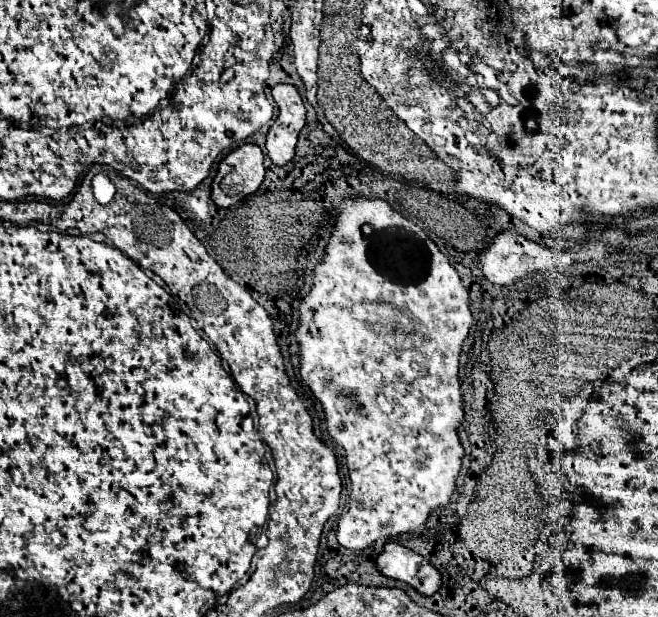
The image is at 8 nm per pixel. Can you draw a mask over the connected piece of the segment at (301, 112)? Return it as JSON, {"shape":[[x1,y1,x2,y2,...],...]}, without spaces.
{"shape":[[277,83,271,87,271,95,279,107,279,117,269,127,267,153,275,165,285,165,295,155,297,135,305,125,307,109,295,85]]}

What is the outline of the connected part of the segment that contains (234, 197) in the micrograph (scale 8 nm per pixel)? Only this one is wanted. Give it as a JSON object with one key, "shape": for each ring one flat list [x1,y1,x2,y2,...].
{"shape":[[245,143,219,163,211,185,211,197,219,207,231,207,255,193,263,183,263,175,263,153,259,145]]}

